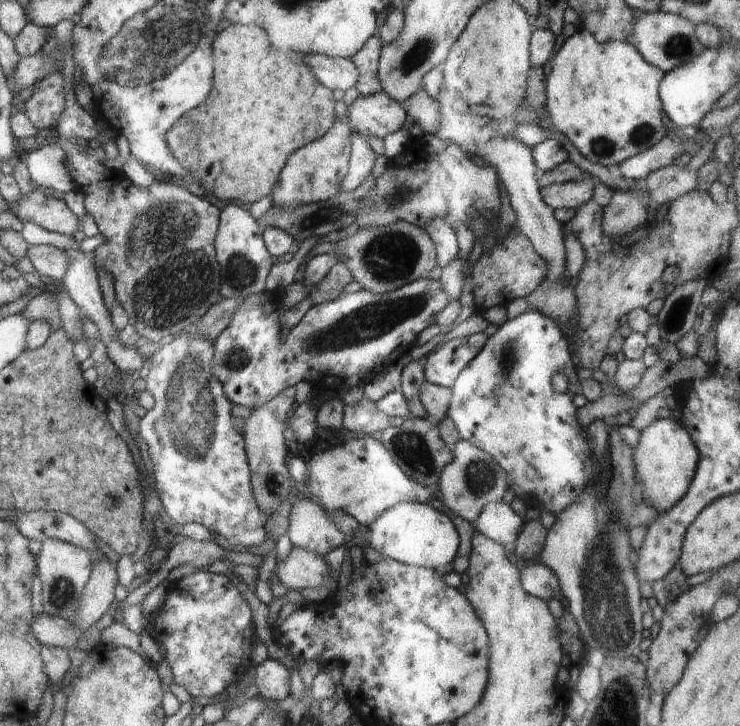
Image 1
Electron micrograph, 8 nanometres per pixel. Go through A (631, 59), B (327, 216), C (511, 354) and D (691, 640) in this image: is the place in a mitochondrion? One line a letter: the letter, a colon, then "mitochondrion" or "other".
A: other
B: mitochondrion
C: mitochondrion
D: other

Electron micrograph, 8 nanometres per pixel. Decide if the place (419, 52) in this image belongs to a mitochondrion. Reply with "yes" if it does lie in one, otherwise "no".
yes

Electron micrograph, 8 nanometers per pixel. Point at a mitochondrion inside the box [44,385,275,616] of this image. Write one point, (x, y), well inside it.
(62, 593)

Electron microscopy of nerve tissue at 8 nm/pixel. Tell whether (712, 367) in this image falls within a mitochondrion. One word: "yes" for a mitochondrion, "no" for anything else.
no

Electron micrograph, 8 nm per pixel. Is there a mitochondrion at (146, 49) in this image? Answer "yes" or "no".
yes

